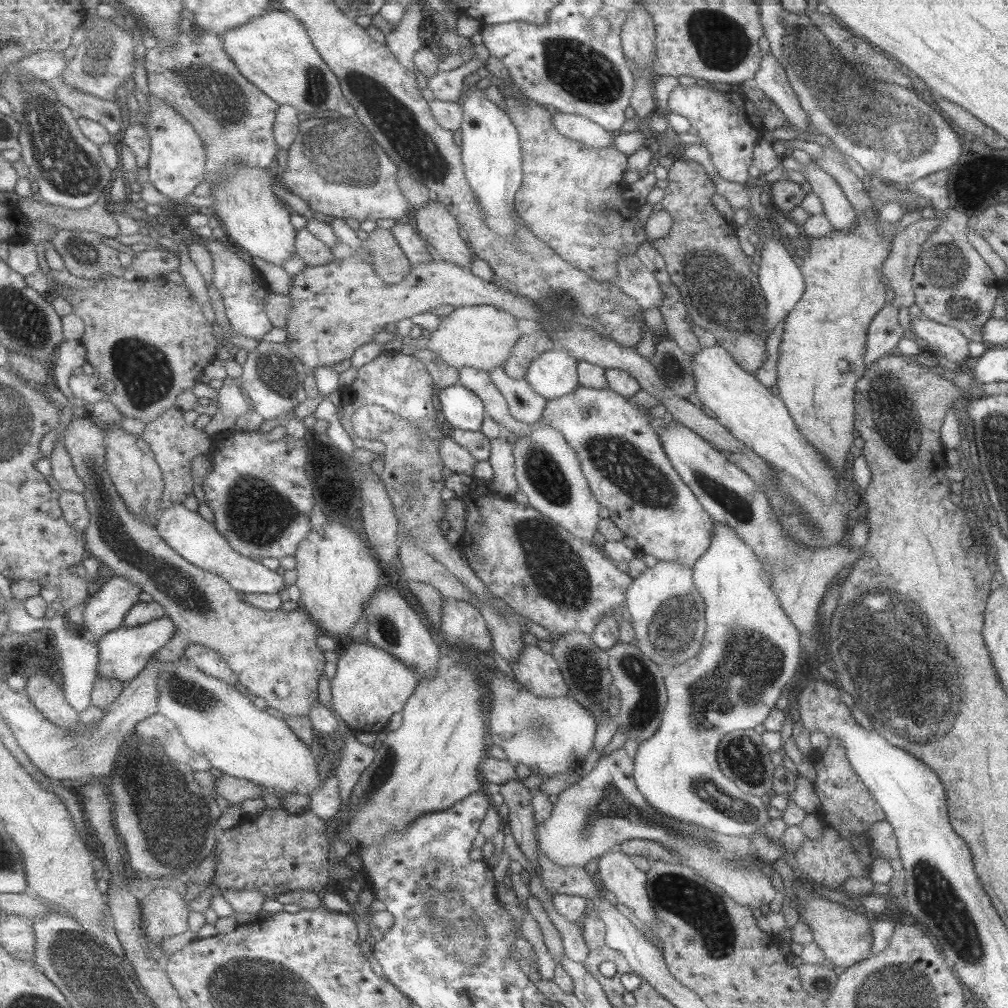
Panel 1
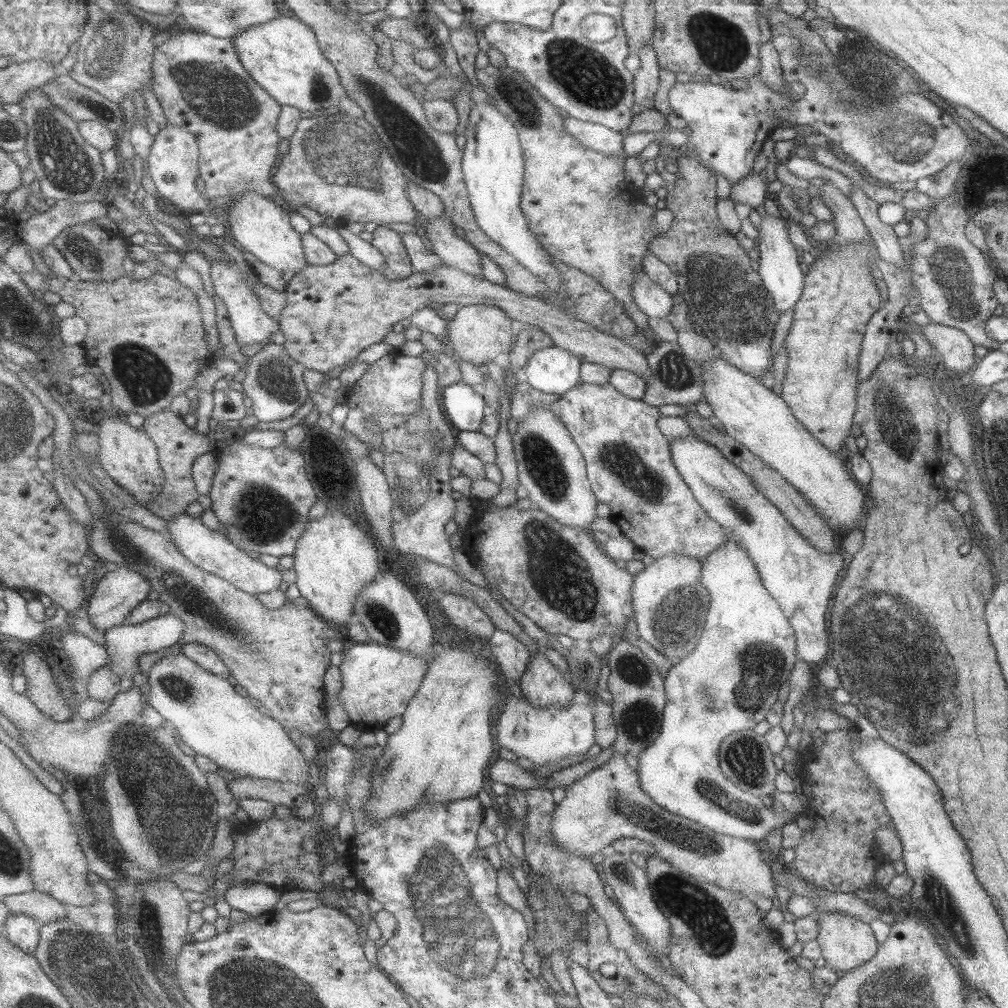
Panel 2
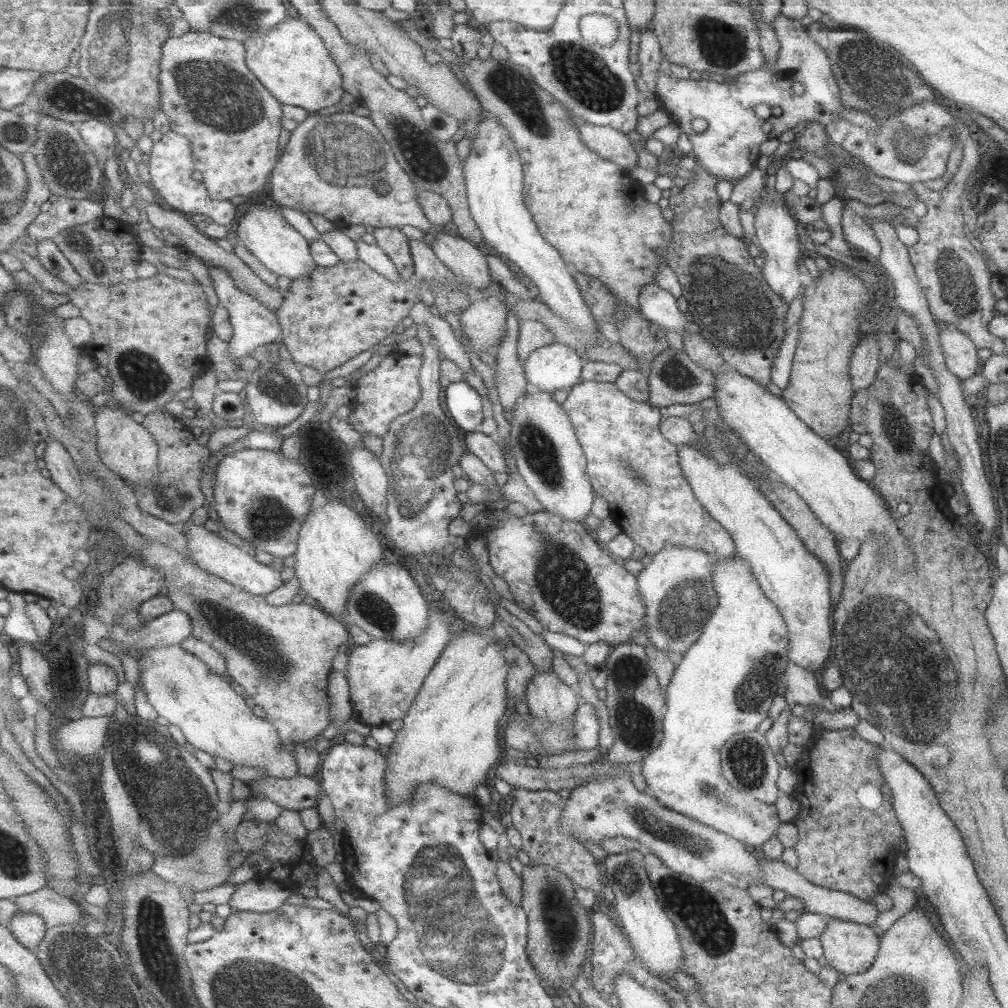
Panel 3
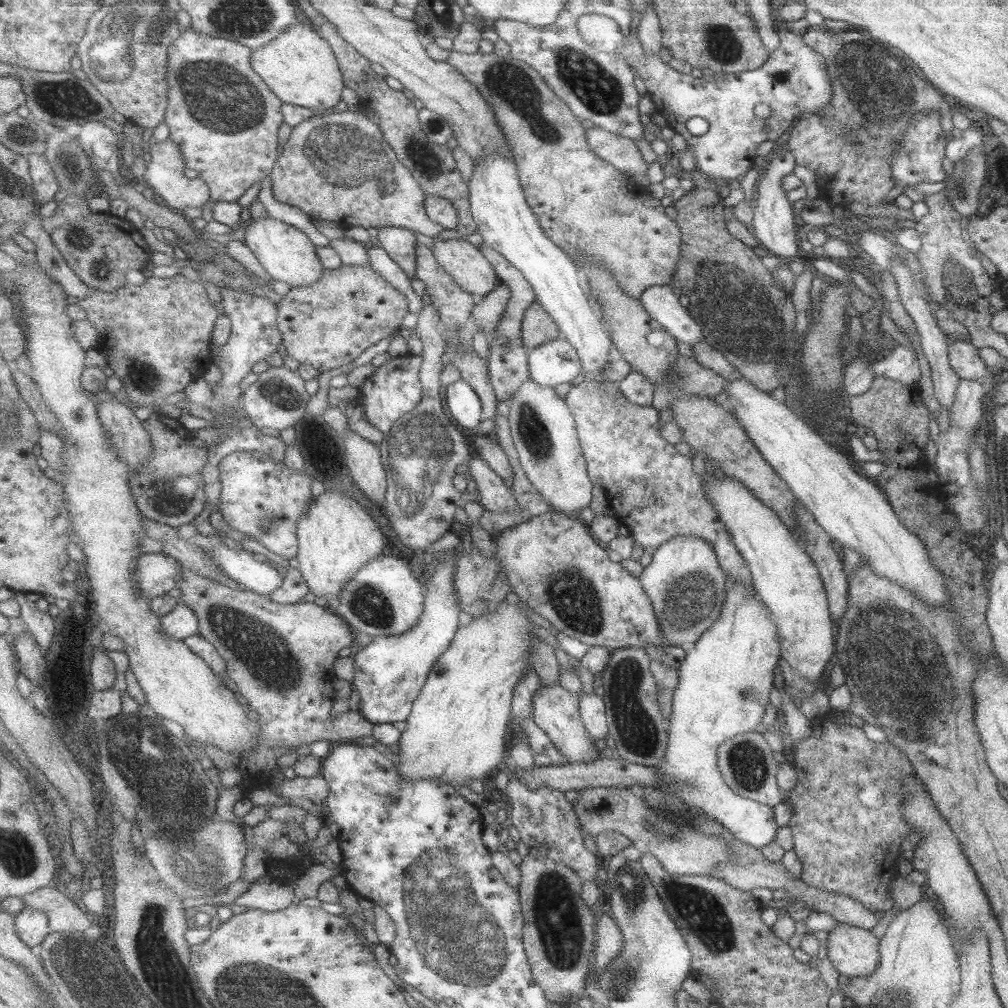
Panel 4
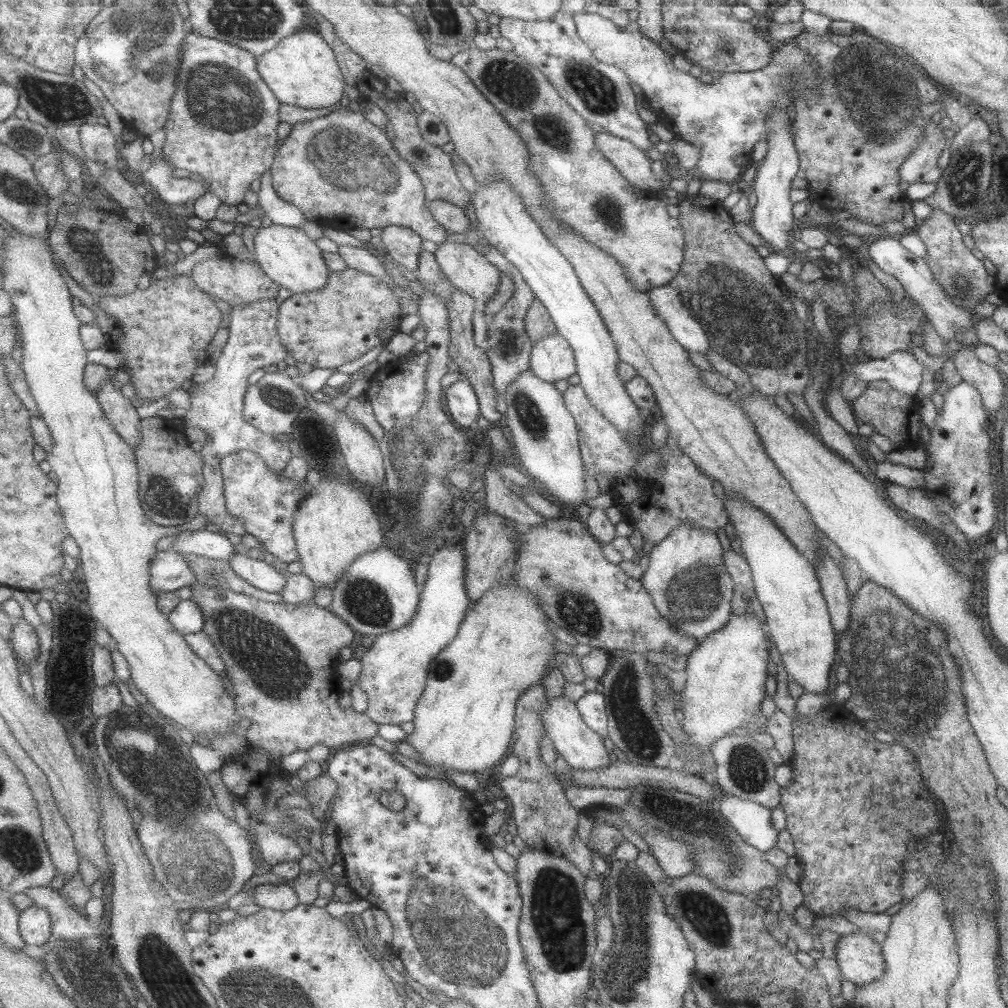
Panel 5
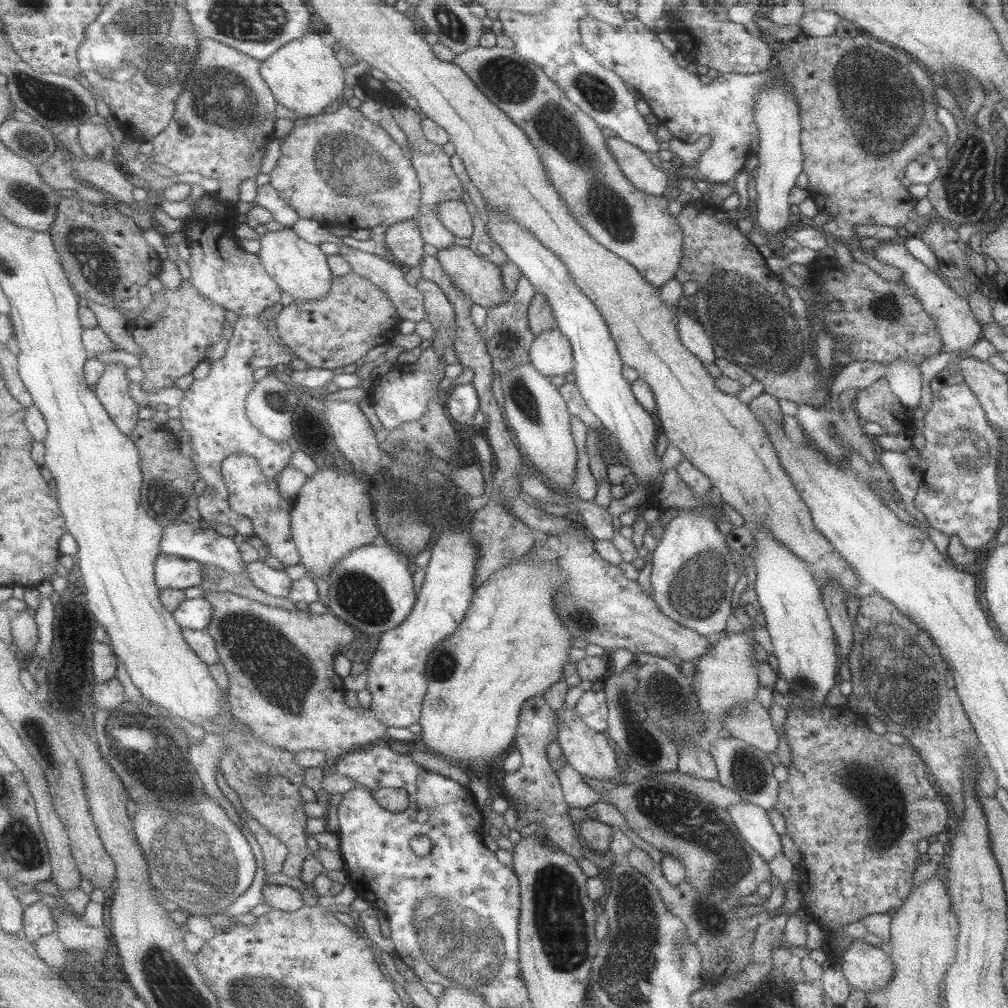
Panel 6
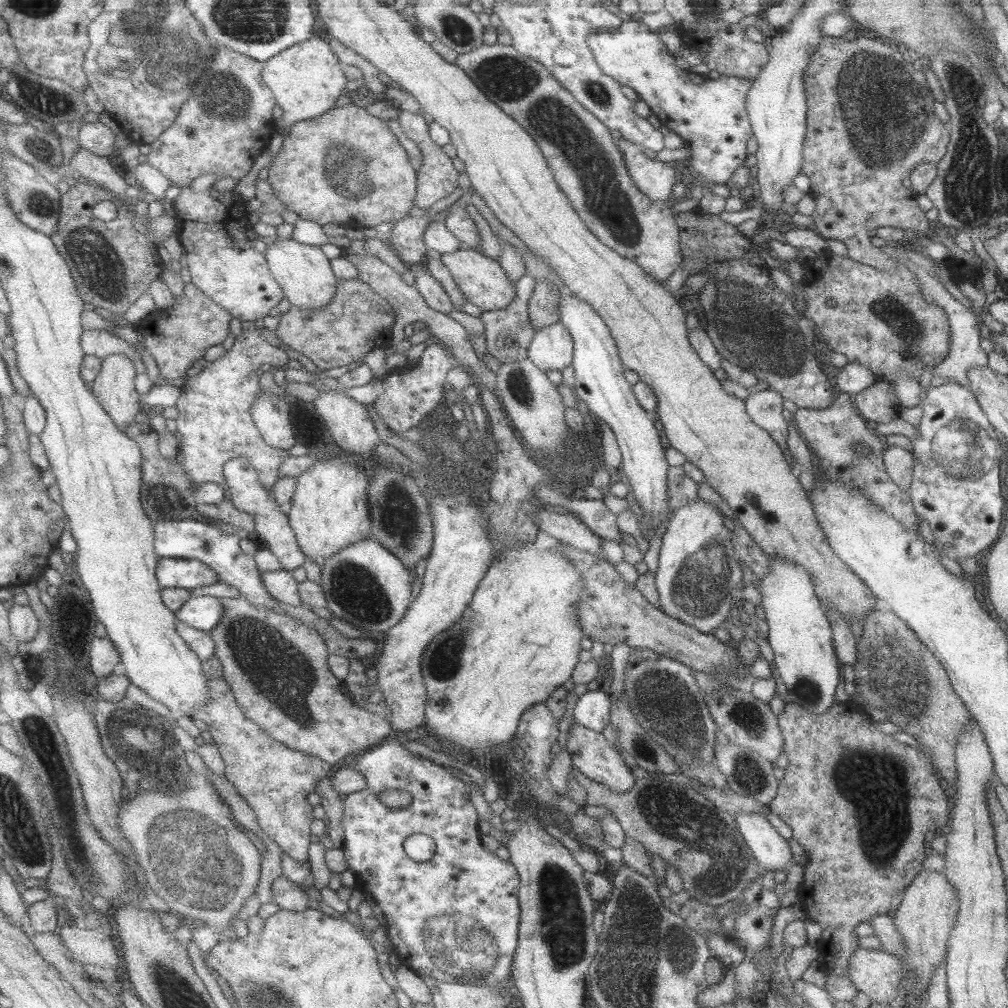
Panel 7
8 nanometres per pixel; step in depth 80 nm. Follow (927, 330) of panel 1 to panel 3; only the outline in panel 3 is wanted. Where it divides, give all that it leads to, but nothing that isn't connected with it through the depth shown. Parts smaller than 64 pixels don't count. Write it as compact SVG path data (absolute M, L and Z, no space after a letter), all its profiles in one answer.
M947 325L938 332L939 348L947 370L960 380L980 371L983 361L971 339L954 326Z

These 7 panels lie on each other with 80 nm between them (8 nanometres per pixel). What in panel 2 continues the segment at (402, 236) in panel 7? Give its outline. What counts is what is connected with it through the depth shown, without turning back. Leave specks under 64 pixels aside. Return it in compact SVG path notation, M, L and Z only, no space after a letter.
M379 226L373 232L372 243L384 254L387 261L387 268L383 271L386 279L391 282L401 282L415 274L401 234L387 226Z

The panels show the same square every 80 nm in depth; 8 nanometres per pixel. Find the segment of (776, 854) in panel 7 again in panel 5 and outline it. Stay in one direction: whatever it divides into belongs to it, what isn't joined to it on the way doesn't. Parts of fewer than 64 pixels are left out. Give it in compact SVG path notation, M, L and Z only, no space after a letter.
M727 792L717 802L709 803L717 807L721 816L747 844L762 853L776 846L778 831L771 824L770 808Z

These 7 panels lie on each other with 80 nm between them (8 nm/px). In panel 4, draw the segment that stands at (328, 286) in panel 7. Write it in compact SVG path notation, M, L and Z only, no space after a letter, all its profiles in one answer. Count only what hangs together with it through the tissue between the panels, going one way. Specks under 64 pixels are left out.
M276 218L253 219L252 223L244 226L244 241L253 249L261 265L274 280L283 281L291 288L311 286L321 280L326 269L317 254L316 244L305 232Z

